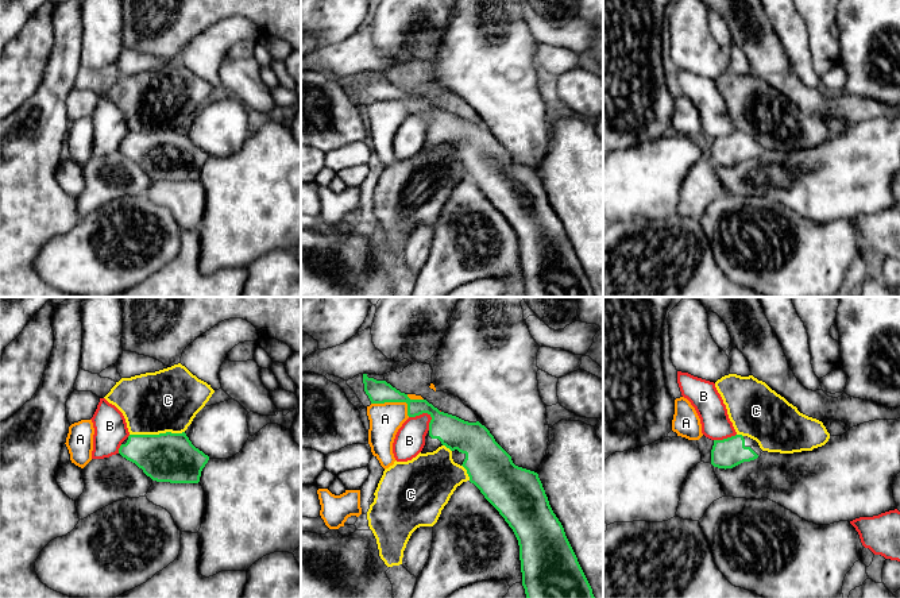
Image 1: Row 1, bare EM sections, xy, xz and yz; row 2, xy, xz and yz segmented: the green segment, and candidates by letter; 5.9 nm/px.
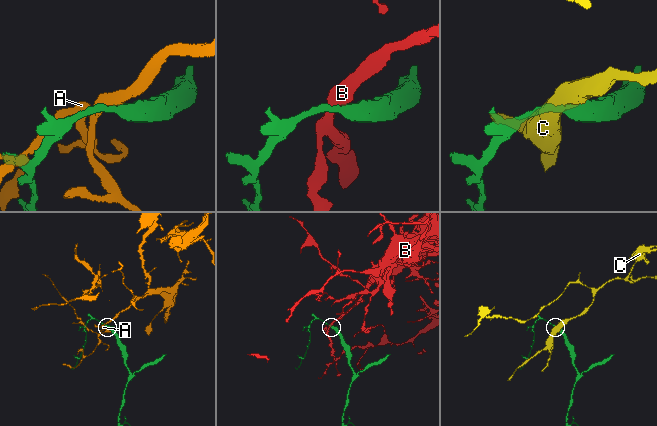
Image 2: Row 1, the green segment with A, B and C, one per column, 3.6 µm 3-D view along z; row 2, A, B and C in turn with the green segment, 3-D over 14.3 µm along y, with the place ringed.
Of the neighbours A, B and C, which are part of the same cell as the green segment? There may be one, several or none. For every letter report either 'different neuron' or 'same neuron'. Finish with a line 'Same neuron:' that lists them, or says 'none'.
A: different neuron
B: different neuron
C: different neuron
Same neuron: none

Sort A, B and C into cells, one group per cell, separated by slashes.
A / B / C

